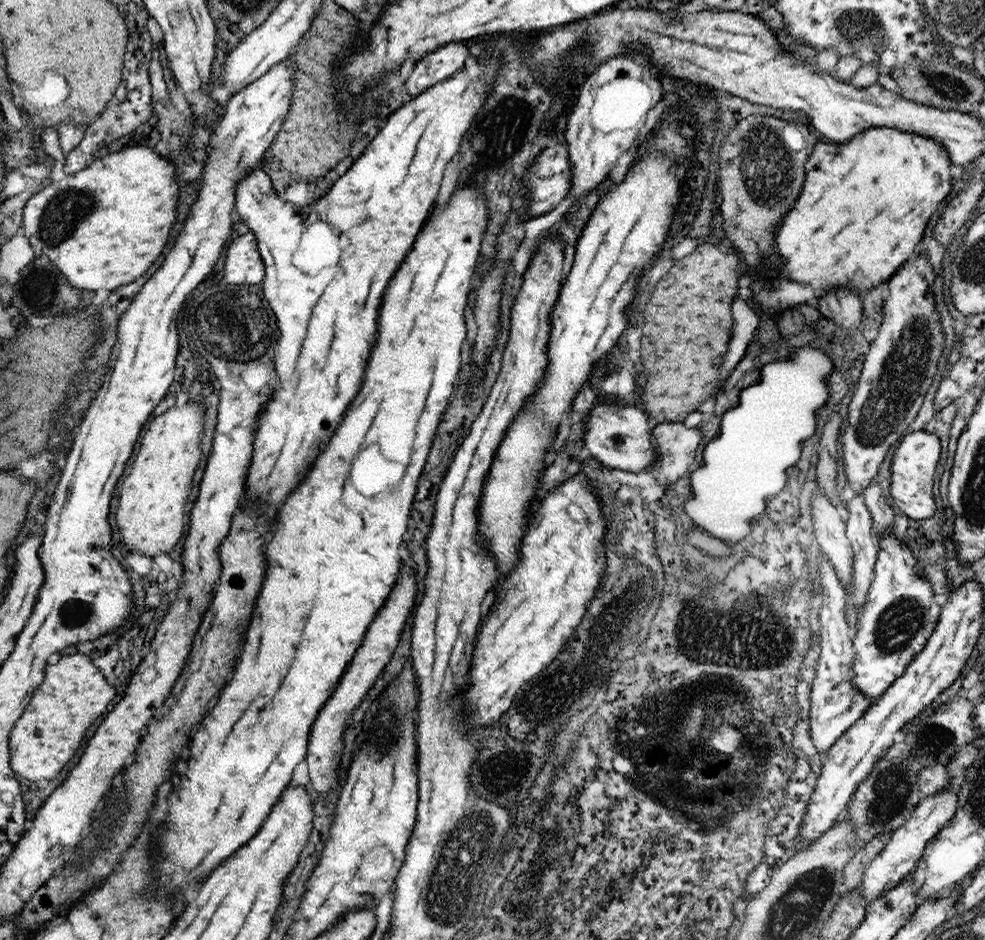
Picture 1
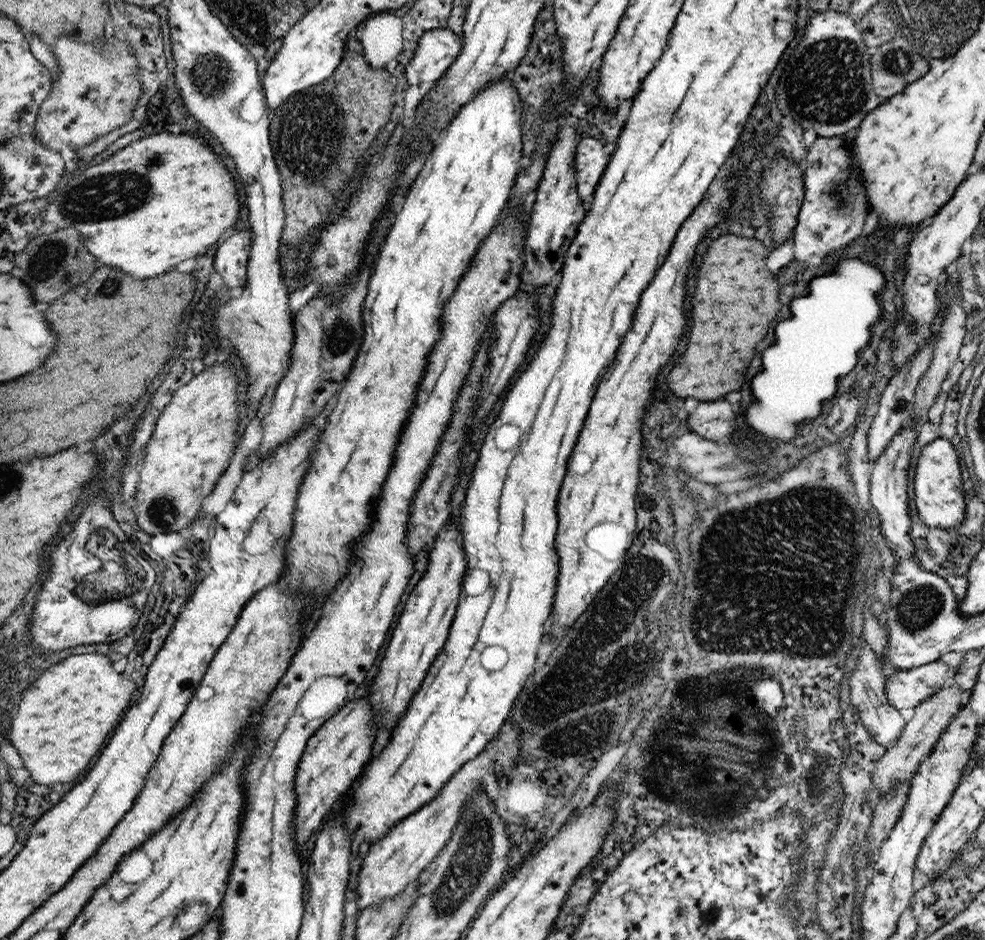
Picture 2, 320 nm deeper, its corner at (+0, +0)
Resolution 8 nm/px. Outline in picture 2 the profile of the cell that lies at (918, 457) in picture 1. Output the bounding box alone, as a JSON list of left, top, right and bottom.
[914,439,966,530]

